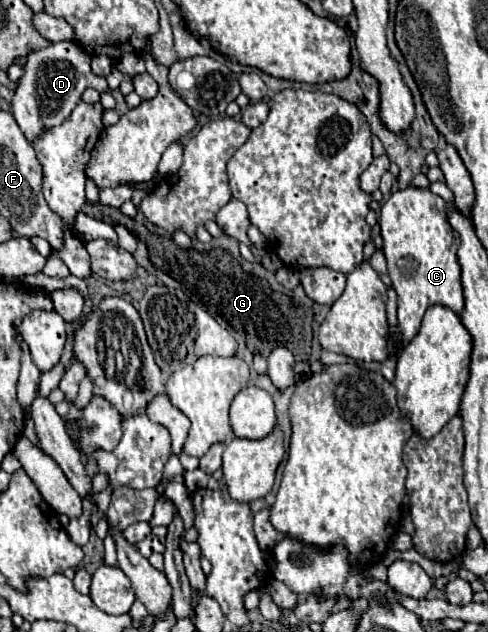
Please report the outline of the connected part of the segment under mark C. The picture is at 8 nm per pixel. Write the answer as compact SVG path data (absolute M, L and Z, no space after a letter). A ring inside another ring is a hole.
M406 186L404 190L394 192L380 210L380 230L384 240L382 252L386 256L392 286L398 294L398 326L402 346L418 334L424 310L428 306L444 304L456 312L464 308L460 264L456 258L460 236L448 224L452 210L452 202L446 202L438 194L430 192L430 188L416 186Z

